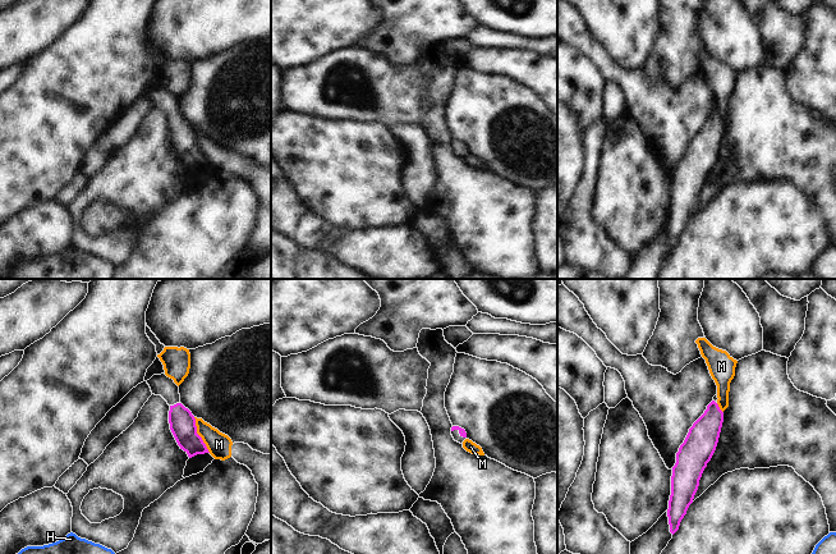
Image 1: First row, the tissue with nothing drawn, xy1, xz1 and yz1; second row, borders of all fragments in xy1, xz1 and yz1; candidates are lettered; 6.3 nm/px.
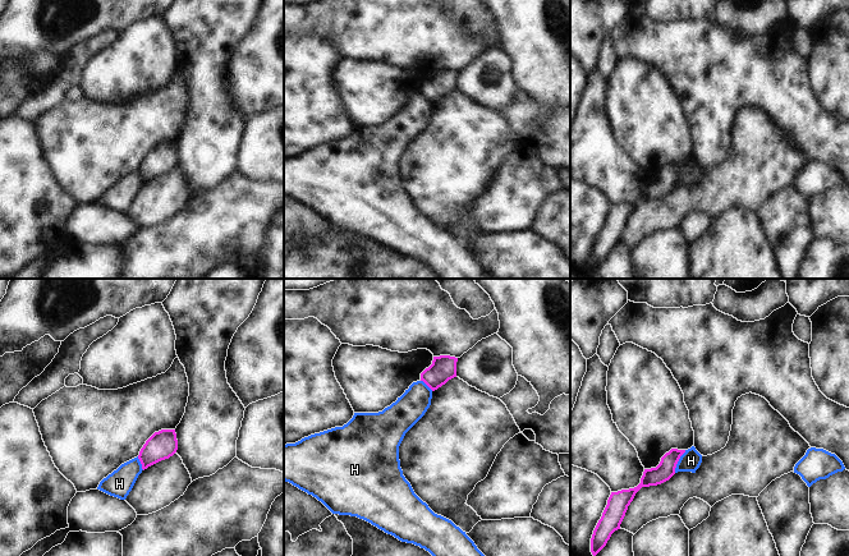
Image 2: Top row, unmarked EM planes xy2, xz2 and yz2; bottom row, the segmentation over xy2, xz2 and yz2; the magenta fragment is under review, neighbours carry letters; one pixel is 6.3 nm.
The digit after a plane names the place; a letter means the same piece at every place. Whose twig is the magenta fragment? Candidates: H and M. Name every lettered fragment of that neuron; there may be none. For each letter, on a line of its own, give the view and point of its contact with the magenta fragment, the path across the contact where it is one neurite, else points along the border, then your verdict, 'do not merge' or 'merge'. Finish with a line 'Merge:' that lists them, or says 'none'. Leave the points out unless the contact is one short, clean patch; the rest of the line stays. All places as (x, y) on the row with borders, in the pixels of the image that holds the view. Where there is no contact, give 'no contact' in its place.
H: yz2 (678, 460) | along yz2 (685, 450), (674, 472) | do not merge
M: xy1 (198, 435) | along xy1 (193, 417), (196, 433), (210, 452) | do not merge
Merge: none

